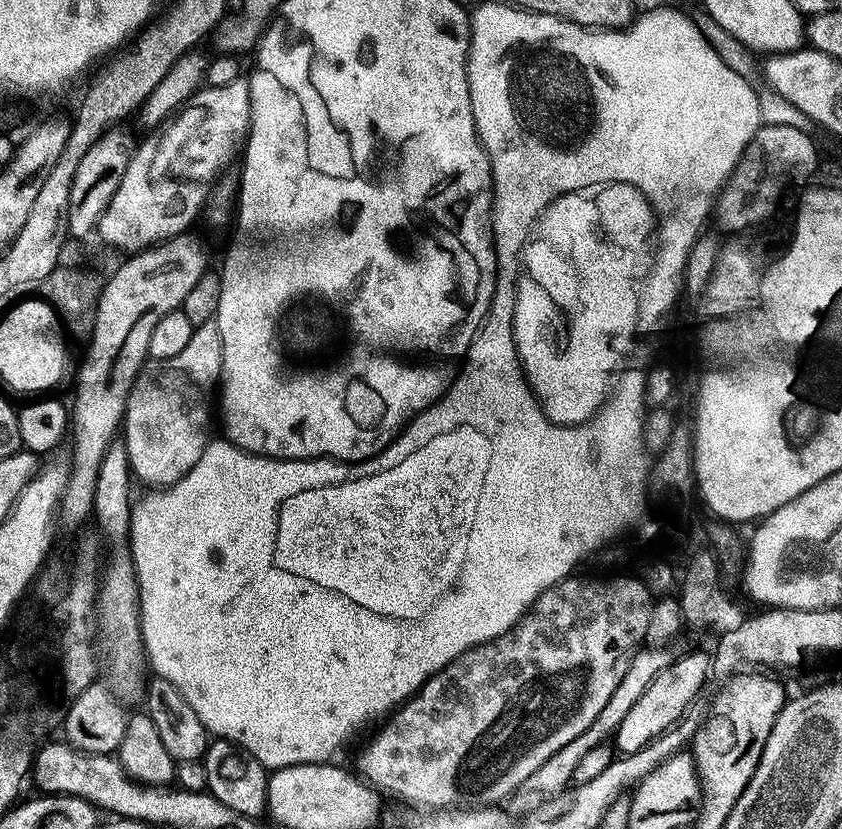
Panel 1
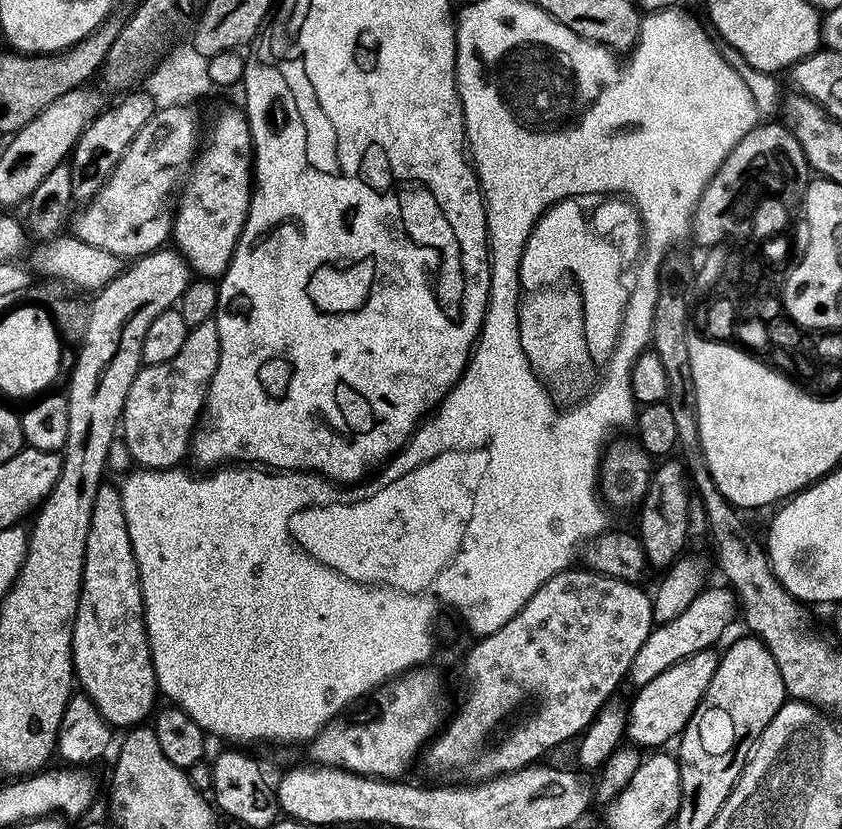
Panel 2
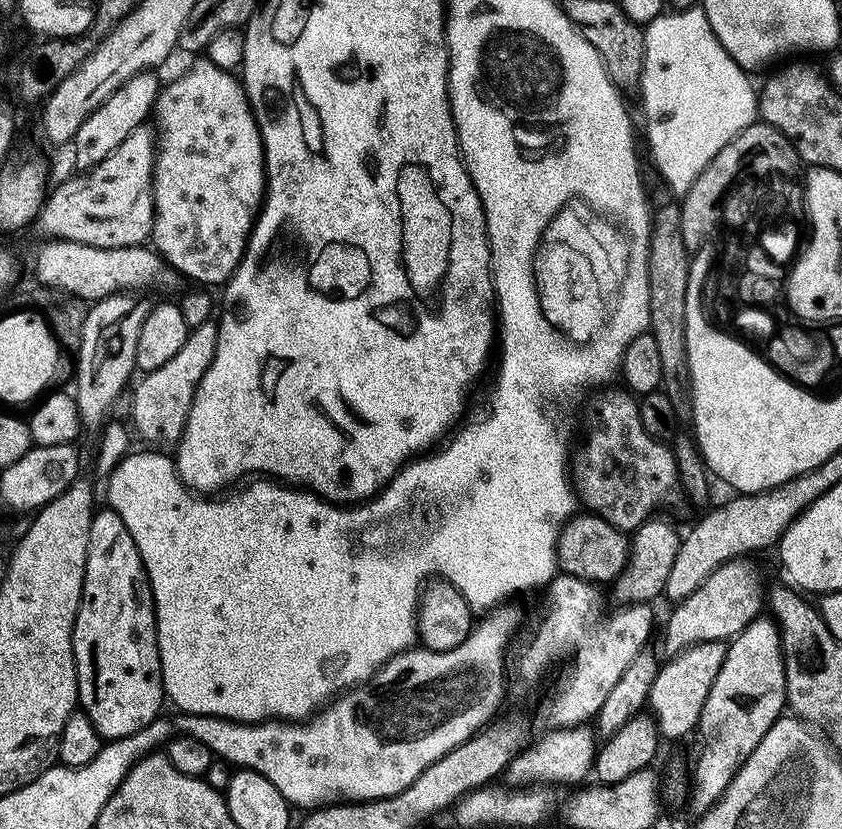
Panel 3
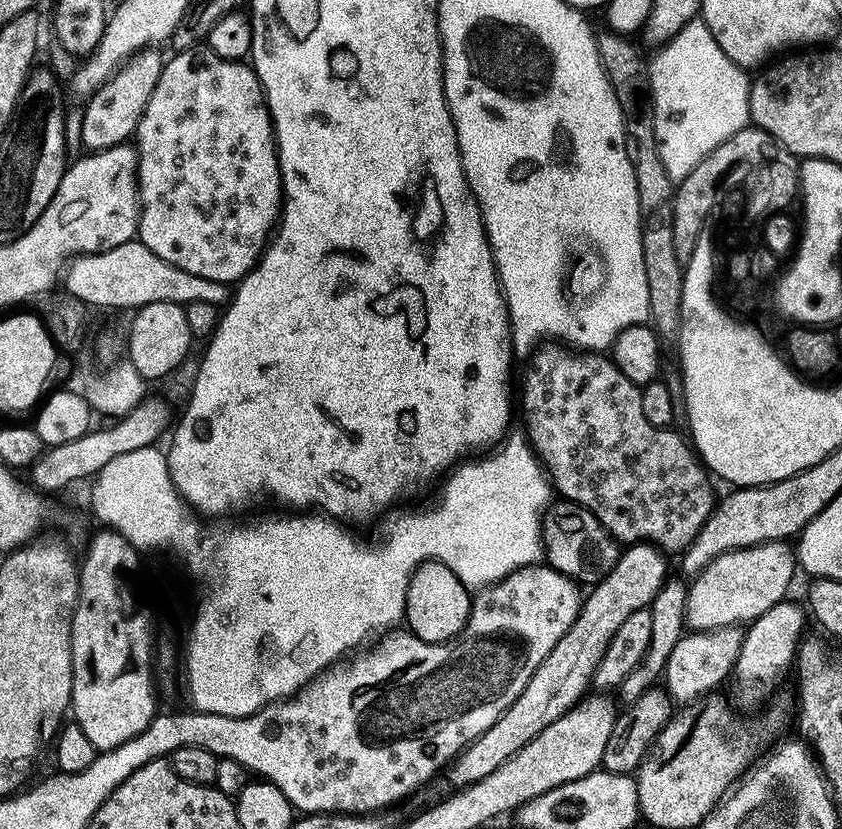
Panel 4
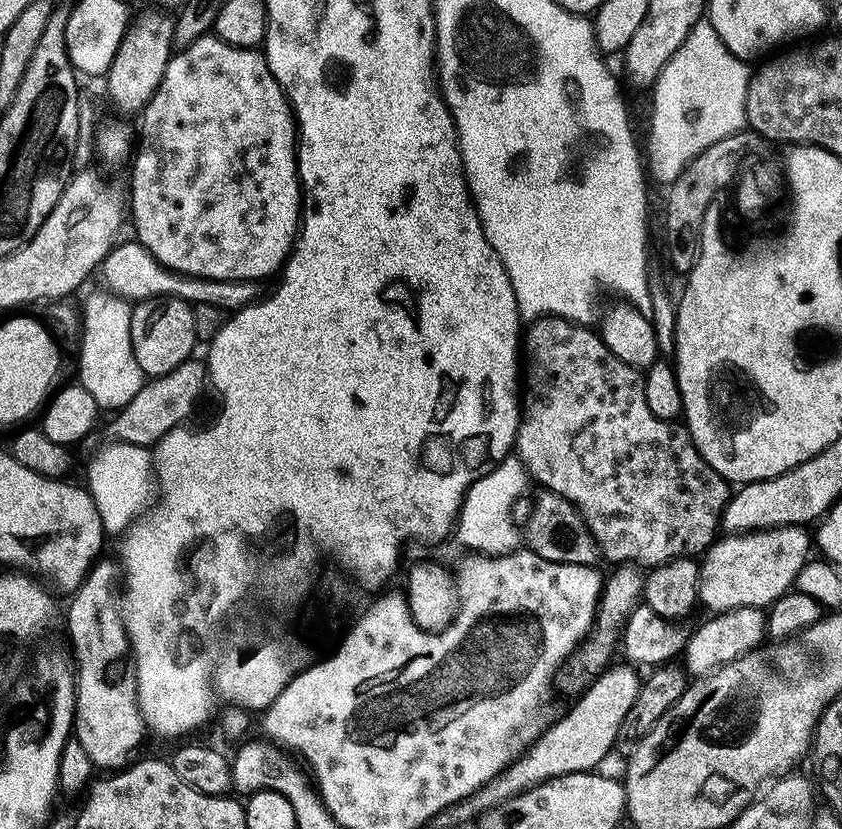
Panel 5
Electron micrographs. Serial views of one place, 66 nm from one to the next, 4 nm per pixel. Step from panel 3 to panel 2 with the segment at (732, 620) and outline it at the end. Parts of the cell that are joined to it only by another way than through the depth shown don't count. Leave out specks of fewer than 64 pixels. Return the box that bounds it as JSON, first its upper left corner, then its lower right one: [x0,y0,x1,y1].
[627,587,738,686]

